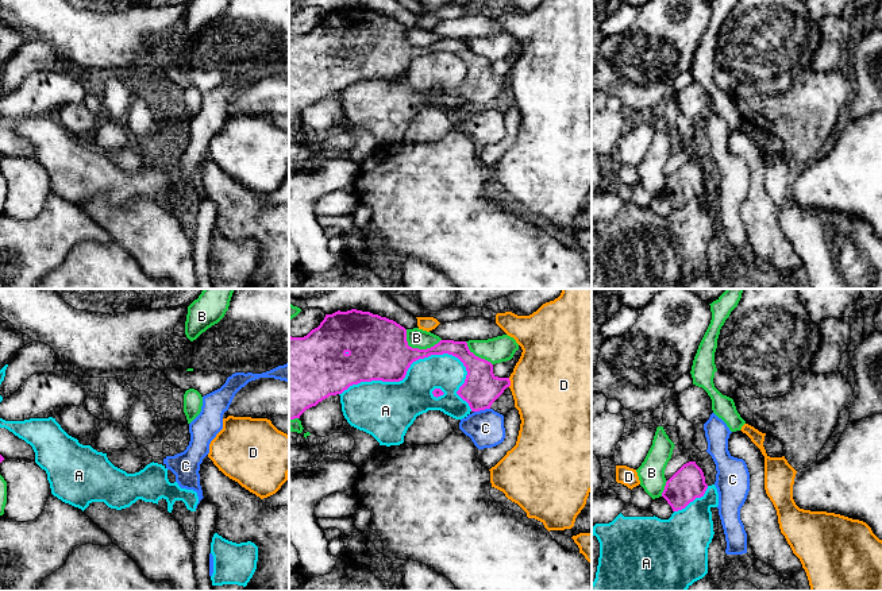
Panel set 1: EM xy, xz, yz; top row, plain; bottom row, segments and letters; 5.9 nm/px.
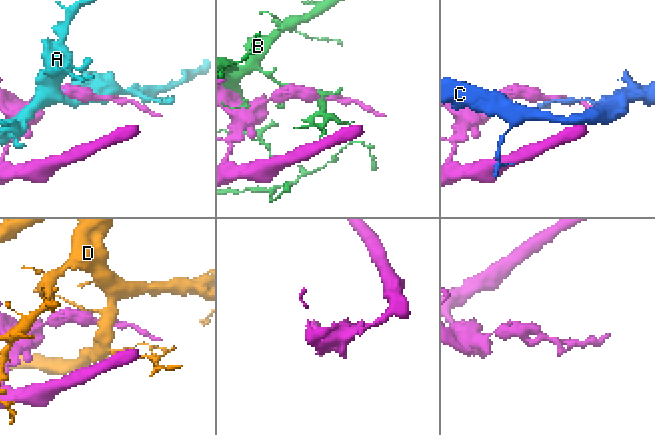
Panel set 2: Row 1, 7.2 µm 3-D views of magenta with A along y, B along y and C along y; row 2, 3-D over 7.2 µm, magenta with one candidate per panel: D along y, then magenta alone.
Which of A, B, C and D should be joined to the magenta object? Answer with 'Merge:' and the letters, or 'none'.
Merge: none

